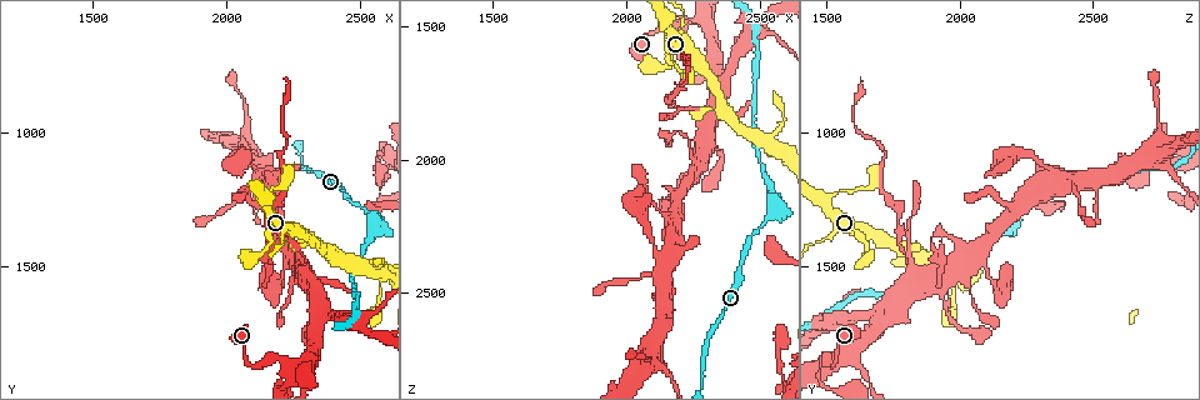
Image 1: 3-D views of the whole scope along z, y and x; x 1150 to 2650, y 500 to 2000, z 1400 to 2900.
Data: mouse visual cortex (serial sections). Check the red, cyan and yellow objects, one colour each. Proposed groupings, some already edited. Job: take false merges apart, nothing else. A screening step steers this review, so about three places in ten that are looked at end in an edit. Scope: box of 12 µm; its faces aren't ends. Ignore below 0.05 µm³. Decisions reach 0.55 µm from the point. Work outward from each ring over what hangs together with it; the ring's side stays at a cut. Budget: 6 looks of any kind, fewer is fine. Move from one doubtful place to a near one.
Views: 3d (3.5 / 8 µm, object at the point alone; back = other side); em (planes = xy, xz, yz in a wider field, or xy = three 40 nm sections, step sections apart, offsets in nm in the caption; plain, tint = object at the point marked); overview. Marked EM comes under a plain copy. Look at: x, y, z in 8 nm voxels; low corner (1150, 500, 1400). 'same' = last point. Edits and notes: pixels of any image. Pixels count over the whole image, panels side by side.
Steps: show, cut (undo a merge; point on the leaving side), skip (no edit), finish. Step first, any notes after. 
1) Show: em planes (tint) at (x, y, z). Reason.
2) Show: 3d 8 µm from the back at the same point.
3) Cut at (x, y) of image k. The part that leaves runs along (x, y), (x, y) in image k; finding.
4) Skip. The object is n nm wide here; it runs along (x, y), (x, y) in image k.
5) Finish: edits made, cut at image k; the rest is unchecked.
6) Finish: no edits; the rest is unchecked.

Show: 3d 8 µm at (2570, 1620, 1980). Thin neck.

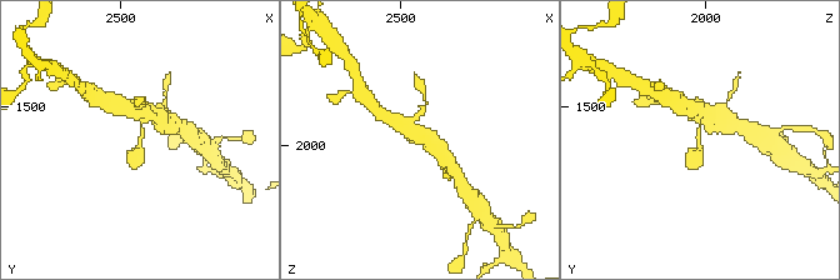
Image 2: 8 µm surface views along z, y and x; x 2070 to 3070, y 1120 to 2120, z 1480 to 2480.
Show: em xy step 1 (tint) at (2570, 1620, 1970).

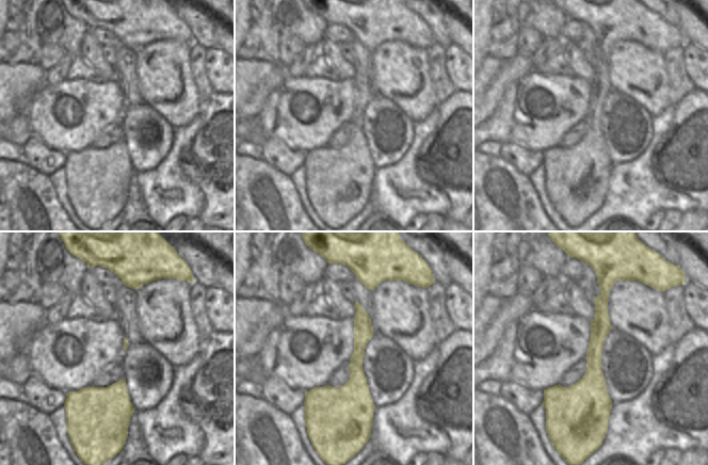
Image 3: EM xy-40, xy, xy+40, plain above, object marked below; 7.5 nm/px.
Skip. All the same cell.

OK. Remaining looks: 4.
Show: 3d 3.5 µm at (2100, 1870, 1520). Thick turns thin.

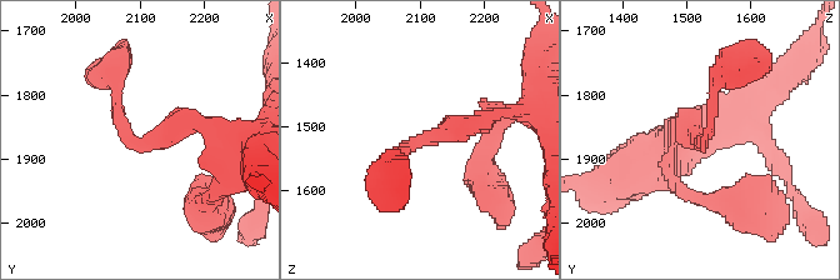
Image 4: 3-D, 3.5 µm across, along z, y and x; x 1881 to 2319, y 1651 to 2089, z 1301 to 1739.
Show: em xy step 3 (tint) at (2100, 1870, 1525). The arms are 200, 300 nm wide.

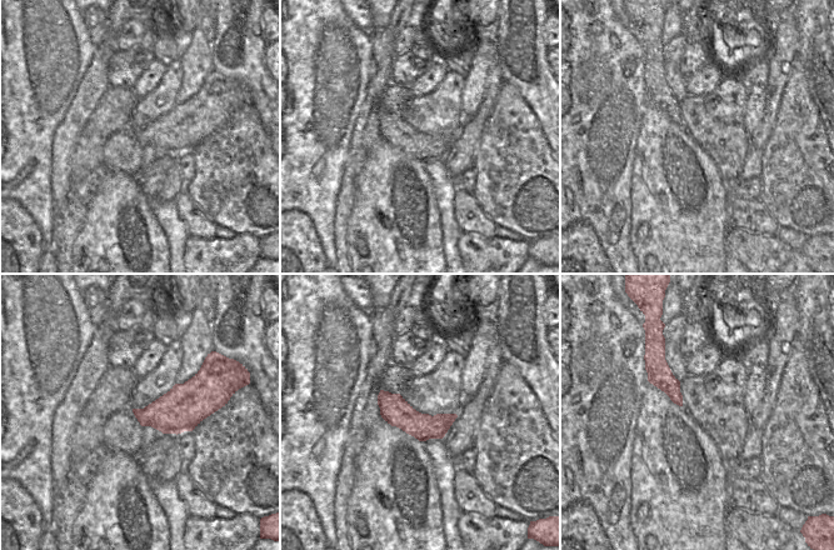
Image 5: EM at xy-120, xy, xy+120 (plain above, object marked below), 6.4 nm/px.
Show: em xy step 1 (tint) at the same point.

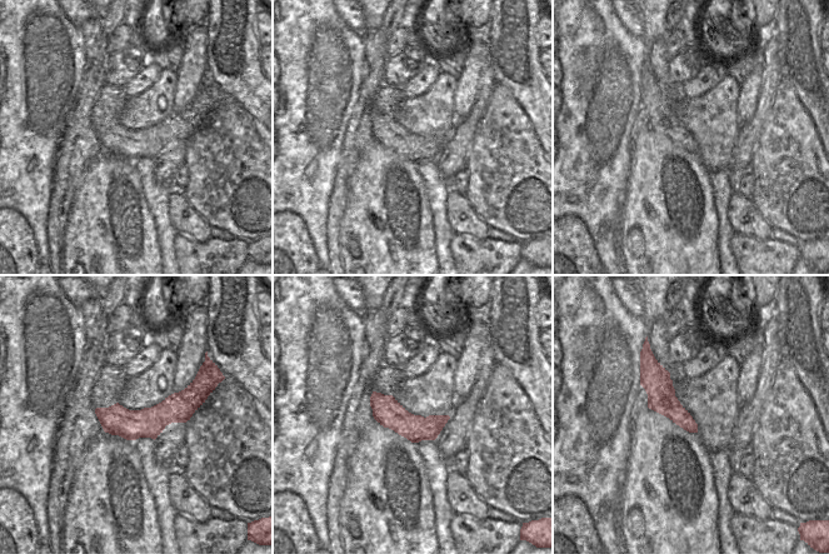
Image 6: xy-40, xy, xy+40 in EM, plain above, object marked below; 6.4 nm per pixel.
Skip. It runs along (394, 170), (420, 138), (489, 119) in image 4; continuous, no second cell.

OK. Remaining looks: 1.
Finish: no edits; the rest is unchecked.

